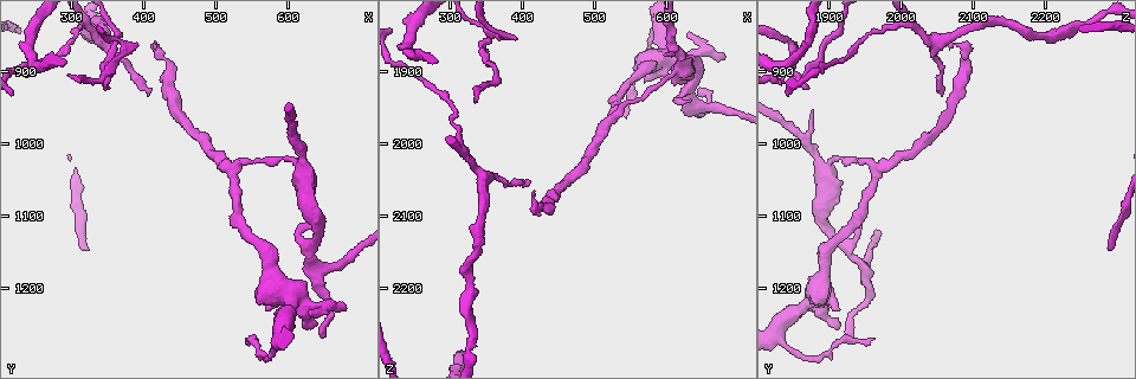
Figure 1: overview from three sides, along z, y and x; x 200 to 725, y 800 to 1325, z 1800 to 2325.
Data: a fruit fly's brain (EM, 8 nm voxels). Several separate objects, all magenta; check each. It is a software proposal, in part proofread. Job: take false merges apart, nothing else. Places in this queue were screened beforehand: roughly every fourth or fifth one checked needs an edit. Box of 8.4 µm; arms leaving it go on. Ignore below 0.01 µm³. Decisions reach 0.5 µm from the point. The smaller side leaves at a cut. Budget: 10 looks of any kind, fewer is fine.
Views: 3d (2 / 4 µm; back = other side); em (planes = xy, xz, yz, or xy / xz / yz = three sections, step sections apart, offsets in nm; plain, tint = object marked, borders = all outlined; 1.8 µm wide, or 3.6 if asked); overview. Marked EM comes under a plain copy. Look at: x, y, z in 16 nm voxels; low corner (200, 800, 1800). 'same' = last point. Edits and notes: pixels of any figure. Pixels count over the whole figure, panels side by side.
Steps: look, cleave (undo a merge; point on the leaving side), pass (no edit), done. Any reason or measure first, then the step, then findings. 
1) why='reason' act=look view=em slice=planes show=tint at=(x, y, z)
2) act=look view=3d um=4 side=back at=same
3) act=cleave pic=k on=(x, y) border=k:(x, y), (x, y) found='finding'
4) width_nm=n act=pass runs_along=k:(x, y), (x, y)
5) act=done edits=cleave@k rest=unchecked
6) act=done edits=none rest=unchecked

why='branch point' act=look view=3d um=2 at=(615, 1030, 1895)

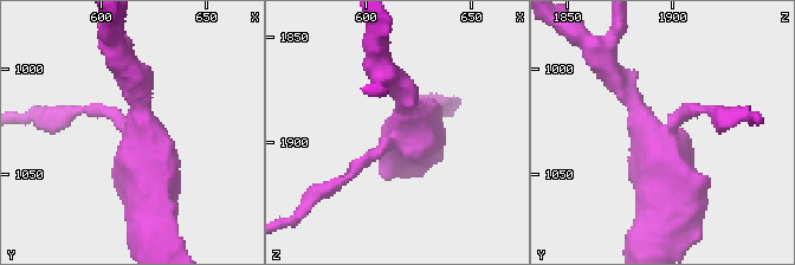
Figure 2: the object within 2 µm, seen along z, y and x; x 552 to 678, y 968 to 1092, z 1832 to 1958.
arms=3 why='need the tissue' act=look view=em slice=planes show=tint at=(616, 1029, 1894)

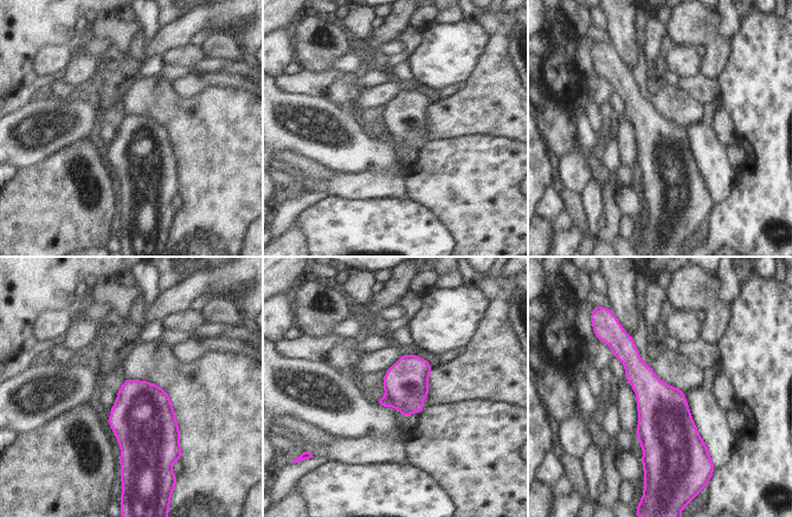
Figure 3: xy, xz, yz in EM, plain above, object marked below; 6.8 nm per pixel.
width_nm=300 act=cleave pic=3 on=(406, 382) border=3:(387, 398), (393, 405) found='a second cell is stuck on'

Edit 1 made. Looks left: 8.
why='sharp bend' act=look view=3d um=4 at=(525, 1040, 1965)

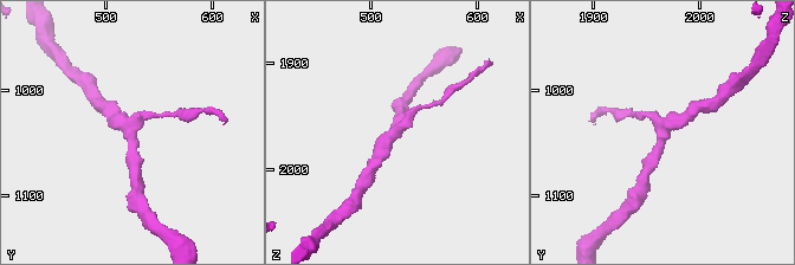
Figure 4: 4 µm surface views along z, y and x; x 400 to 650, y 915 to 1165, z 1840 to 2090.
act=look view=em slice=xz step=4 show=tint at=(522, 1036, 1966)

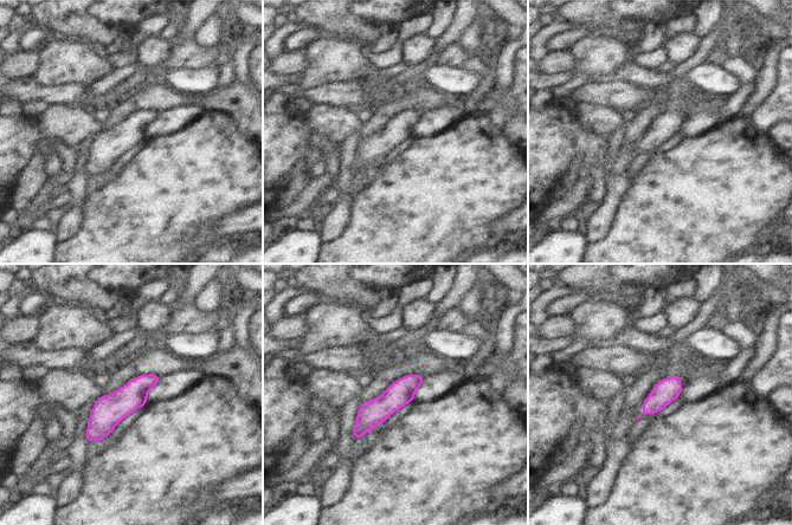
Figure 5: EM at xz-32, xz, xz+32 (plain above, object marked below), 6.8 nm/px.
act=look view=em slice=planes show=tint at=same

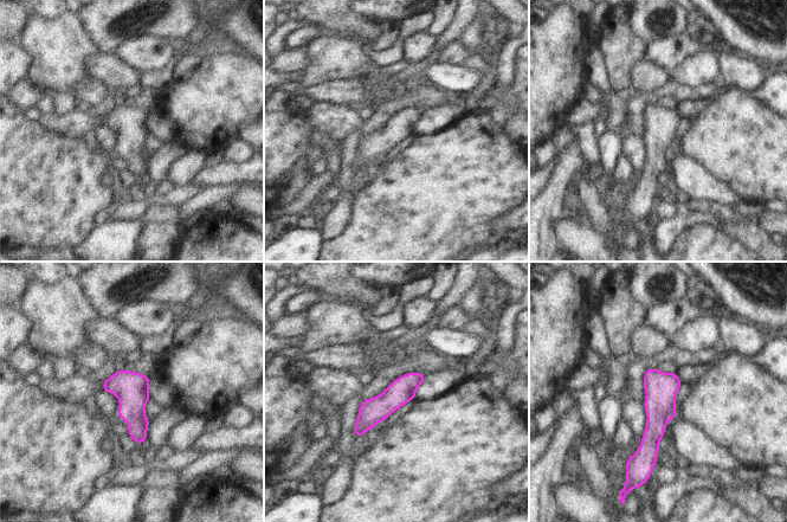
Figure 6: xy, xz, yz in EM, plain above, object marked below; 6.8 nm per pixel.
act=pass runs_along=6:(655, 372), (656, 426), (649, 464) found='continuous, no second cell'

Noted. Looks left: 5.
why='calibre changes' act=look view=3d um=2 at=(435, 890, 2090)

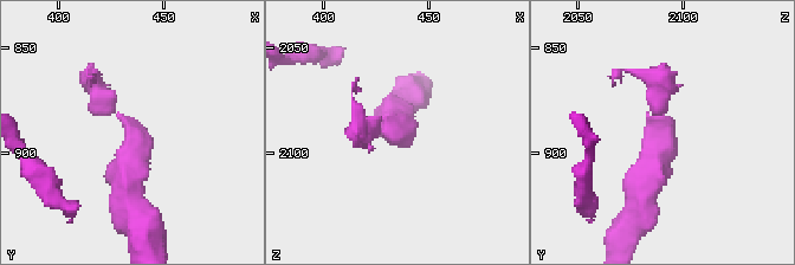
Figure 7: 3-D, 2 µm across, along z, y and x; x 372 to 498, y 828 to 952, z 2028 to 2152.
act=look view=em slice=xy step=16 show=tint at=(436, 894, 2089)

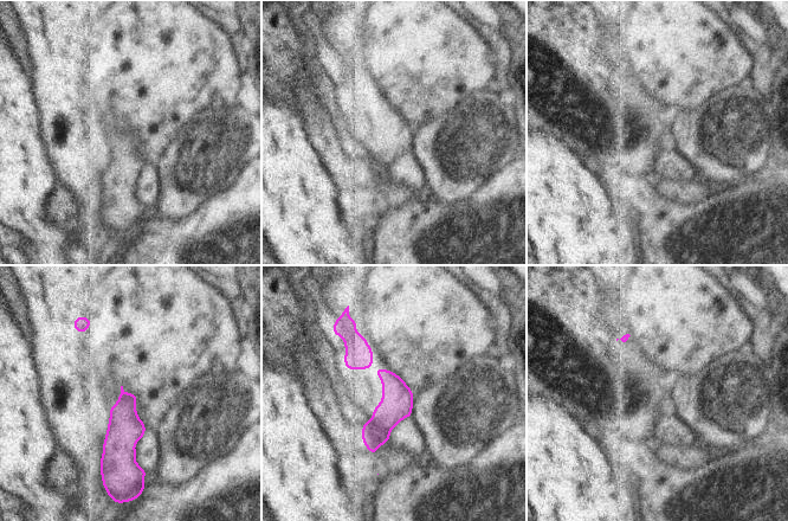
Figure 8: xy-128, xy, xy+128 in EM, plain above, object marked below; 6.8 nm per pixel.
act=pass found='one cell here'

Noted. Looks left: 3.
why='four-way junction' act=look view=em um=3.6 slice=planes show=tint at=(595, 1205, 1885)

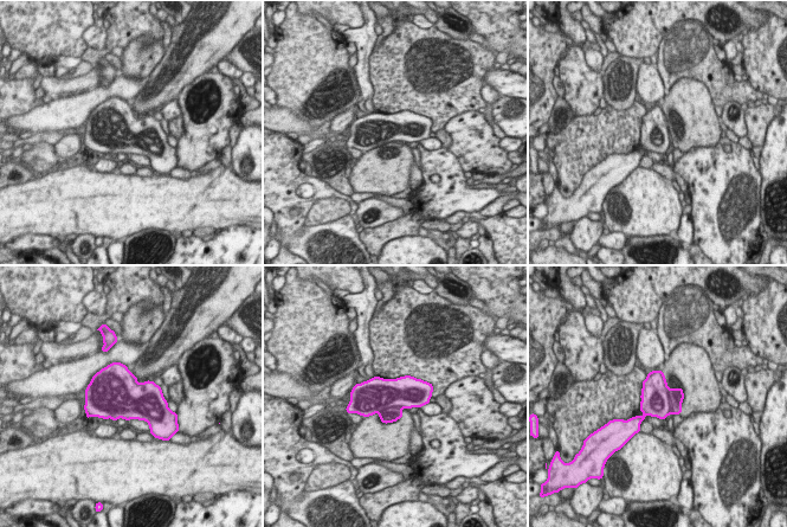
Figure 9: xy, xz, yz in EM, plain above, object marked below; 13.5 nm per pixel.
act=cleave pic=9 on=(389, 415) border=9:(402, 406), (388, 406), (379, 412) found='a second cell is stuck on'

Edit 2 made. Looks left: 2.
act=done edits=cleave@3,cleave@9 rest=unchecked

